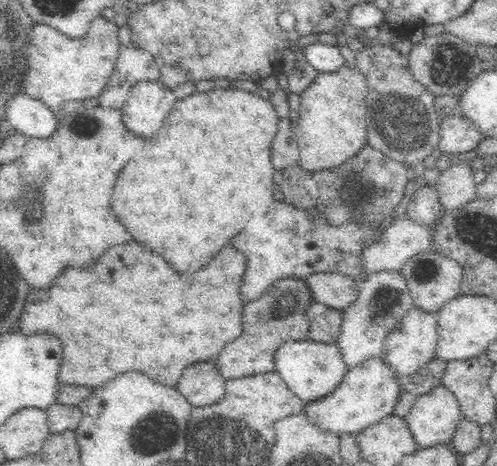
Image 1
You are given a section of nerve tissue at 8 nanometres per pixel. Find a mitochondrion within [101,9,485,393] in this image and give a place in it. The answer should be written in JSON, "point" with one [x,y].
{"point":[398,123]}

